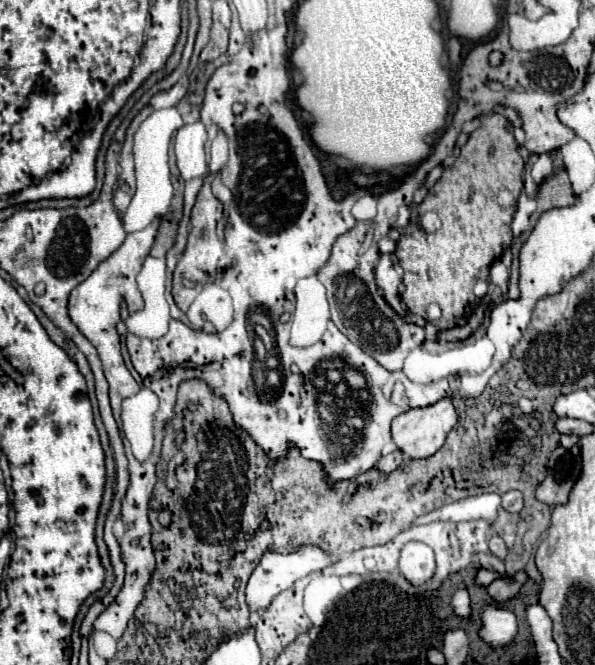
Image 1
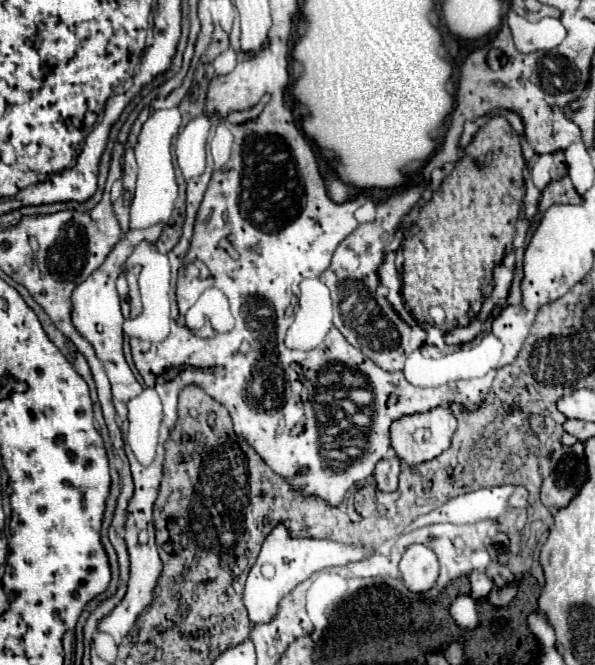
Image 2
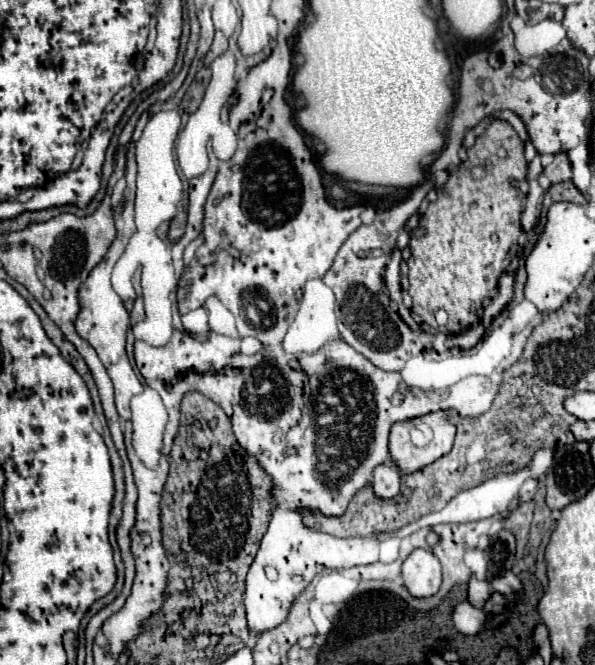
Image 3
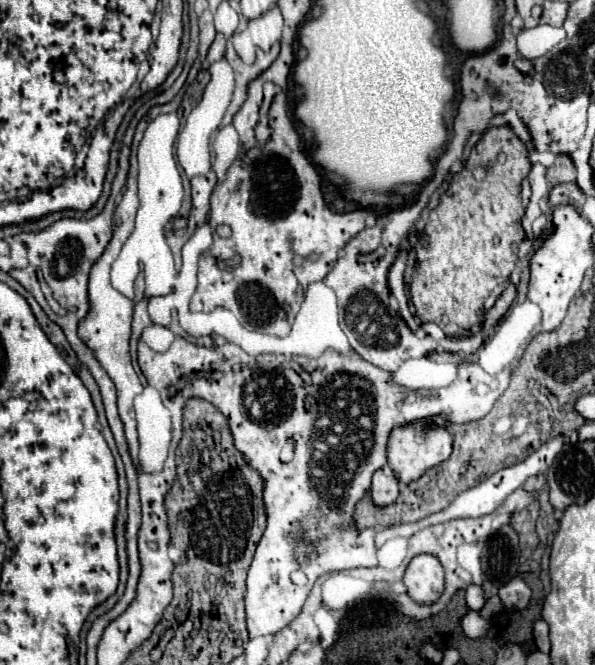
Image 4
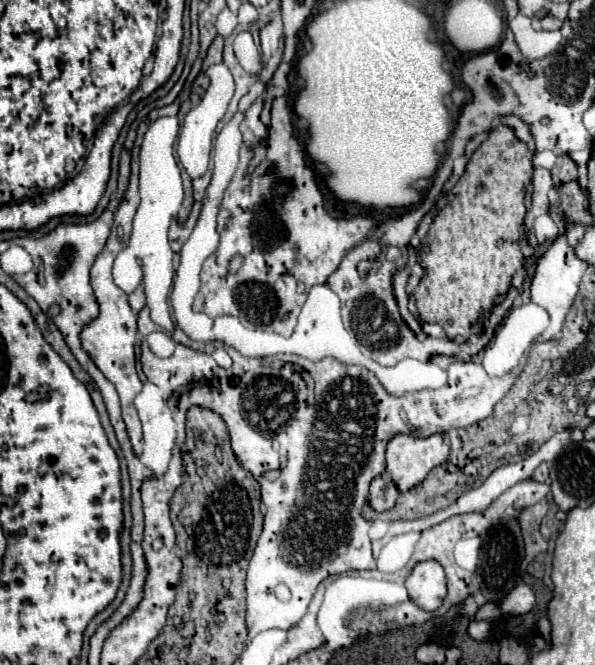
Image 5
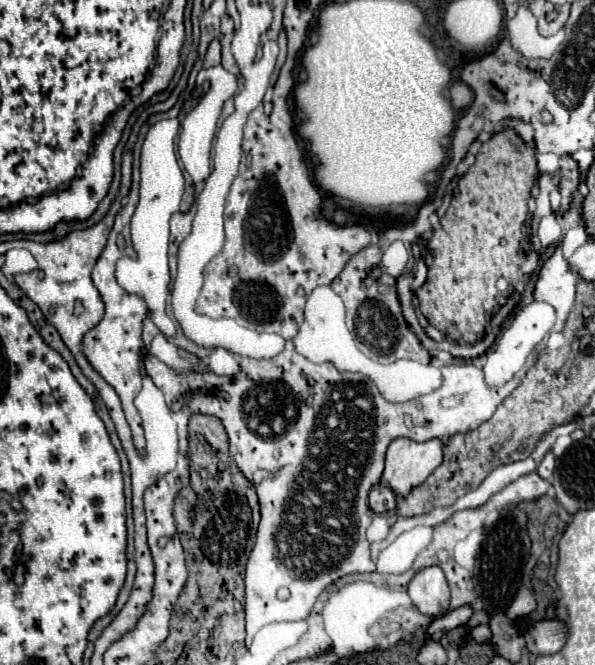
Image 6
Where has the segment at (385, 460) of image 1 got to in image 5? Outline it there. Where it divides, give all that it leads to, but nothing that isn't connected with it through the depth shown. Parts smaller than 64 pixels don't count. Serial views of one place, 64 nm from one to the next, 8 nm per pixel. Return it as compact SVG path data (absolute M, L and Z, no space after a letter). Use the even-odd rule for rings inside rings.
M382 474L378 476L372 484L370 484L370 506L376 510L376 512L384 512L384 510L390 510L398 498L398 488L392 484L392 480Z

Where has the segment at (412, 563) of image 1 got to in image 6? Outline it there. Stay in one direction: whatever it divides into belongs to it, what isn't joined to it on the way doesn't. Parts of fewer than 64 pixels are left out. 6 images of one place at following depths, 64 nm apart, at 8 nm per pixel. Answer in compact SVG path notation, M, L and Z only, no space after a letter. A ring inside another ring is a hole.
M438 566L420 570L408 584L412 604L430 618L442 616L450 606L450 590L444 572Z

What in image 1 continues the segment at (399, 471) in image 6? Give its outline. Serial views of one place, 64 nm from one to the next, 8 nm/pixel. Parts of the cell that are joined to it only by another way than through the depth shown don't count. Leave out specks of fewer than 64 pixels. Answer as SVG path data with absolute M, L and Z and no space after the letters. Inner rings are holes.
M444 398L426 408L412 408L406 414L400 414L392 420L392 440L398 446L398 450L402 454L406 454L408 458L414 458L414 460L428 458L444 446L448 432L456 426L456 420L458 420L458 414L456 414L450 398Z

